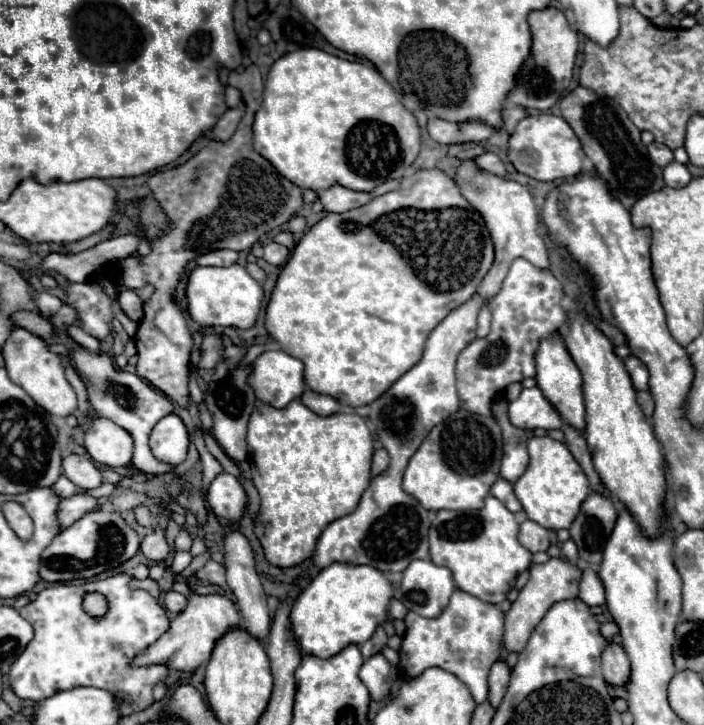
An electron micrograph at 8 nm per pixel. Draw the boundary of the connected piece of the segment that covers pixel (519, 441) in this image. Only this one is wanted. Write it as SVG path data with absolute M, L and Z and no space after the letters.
M498 398L492 406L492 412L496 416L496 422L502 428L502 438L504 438L504 456L502 456L502 466L500 466L500 476L508 482L516 482L520 474L528 468L528 436L524 430L512 426L508 418L504 416L504 408L508 406L506 398Z

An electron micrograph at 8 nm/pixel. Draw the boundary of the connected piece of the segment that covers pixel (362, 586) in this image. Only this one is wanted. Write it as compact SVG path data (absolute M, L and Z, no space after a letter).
M340 564L324 568L304 594L300 594L300 602L296 602L296 610L292 610L292 628L296 630L296 642L300 642L300 650L304 654L316 654L318 658L336 656L348 644L364 644L376 628L390 620L388 606L394 598L392 580L372 568L358 564Z

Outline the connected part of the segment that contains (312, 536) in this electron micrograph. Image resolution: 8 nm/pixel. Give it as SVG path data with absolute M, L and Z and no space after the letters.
M300 400L290 402L290 406L284 410L258 402L248 422L246 442L250 460L260 476L260 482L254 482L260 494L260 510L254 520L254 534L270 564L290 568L312 556L316 538L324 526L328 526L328 522L342 518L356 508L360 494L370 482L370 464L374 454L372 434L366 426L366 420L358 414L338 412L332 416L318 416Z

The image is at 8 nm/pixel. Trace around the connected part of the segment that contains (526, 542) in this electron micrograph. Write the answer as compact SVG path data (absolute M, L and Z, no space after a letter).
M526 520L526 522L520 524L518 540L520 540L520 544L522 544L526 550L530 550L532 554L534 554L534 552L548 550L548 546L550 546L548 530L542 528L540 524L532 522L532 520Z

